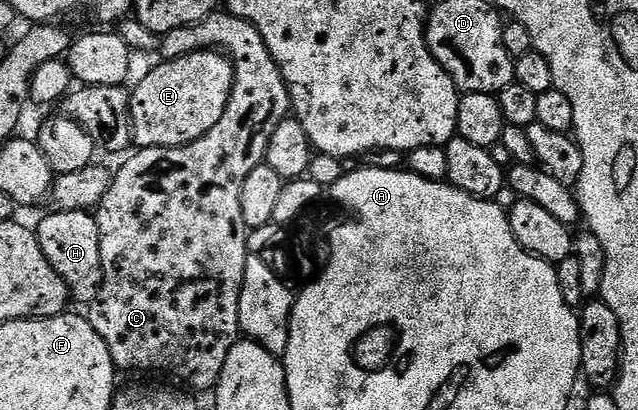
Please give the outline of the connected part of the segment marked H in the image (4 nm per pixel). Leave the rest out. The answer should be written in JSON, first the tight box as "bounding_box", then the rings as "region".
{"bounding_box":[34,211,102,307],"region":[[[82,211],[49,212],[47,216],[34,229],[42,255],[64,281],[71,300],[81,301],[84,307],[91,306],[102,283],[102,247],[96,218],[91,212]]]}

